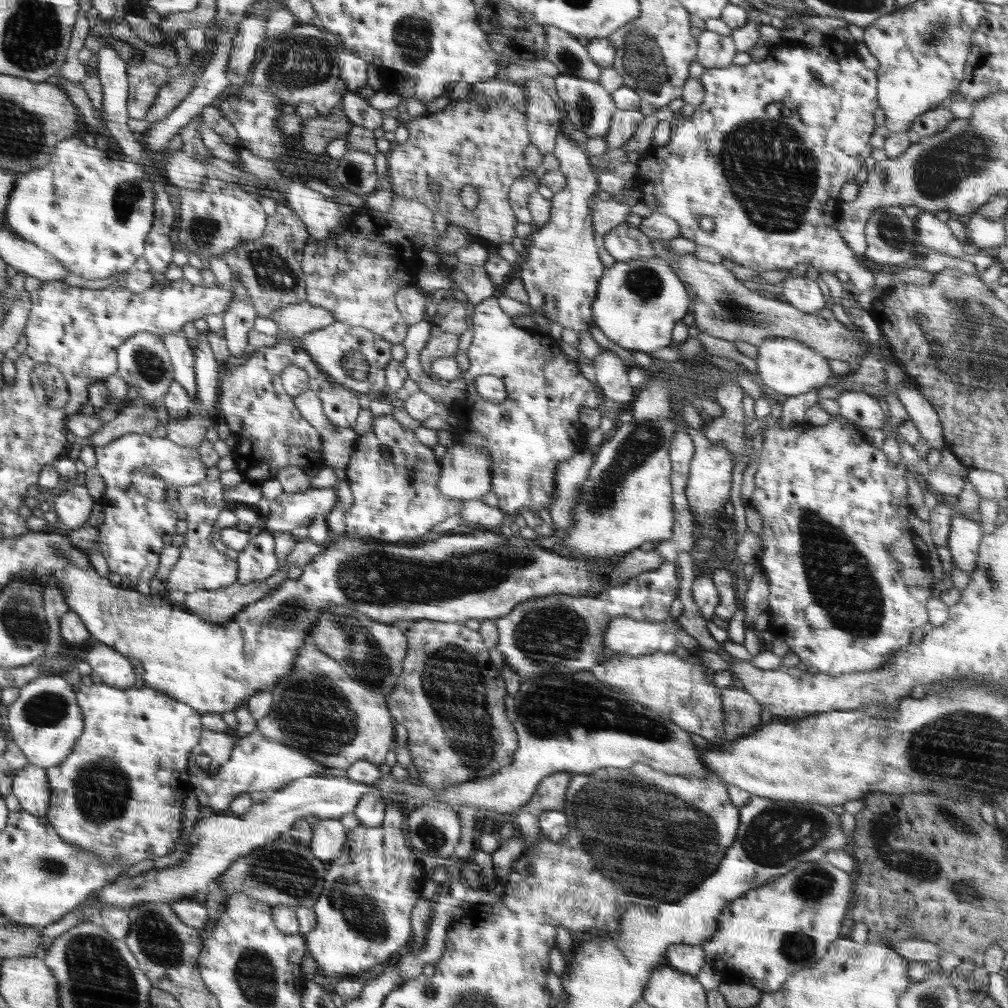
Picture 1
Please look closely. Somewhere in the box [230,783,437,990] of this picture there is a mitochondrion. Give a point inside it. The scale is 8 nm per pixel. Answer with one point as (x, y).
(286, 870)

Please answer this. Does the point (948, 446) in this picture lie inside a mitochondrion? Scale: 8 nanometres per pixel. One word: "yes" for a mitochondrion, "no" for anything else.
no

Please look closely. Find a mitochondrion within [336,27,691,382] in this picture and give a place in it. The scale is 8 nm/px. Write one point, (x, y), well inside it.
(646, 284)

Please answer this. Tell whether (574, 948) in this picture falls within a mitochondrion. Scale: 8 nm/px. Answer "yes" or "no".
no

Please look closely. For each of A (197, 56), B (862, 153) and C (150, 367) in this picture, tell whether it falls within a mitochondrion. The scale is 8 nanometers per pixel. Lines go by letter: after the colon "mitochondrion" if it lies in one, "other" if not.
A: other
B: other
C: mitochondrion

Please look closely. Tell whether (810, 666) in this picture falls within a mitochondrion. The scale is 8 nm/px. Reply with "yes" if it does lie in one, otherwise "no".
no

